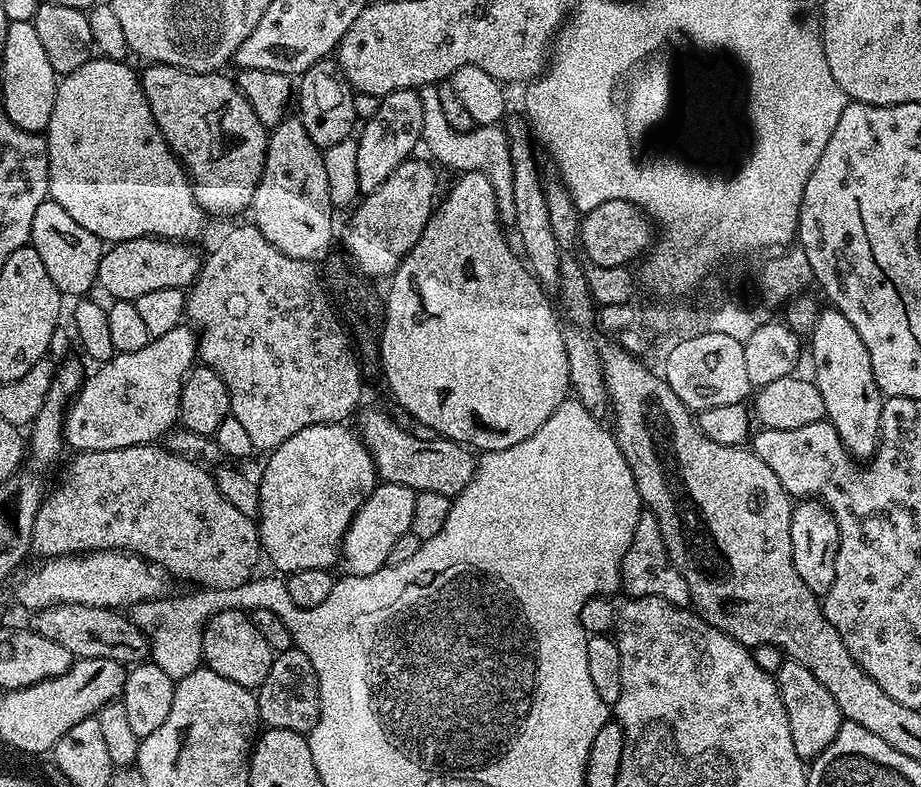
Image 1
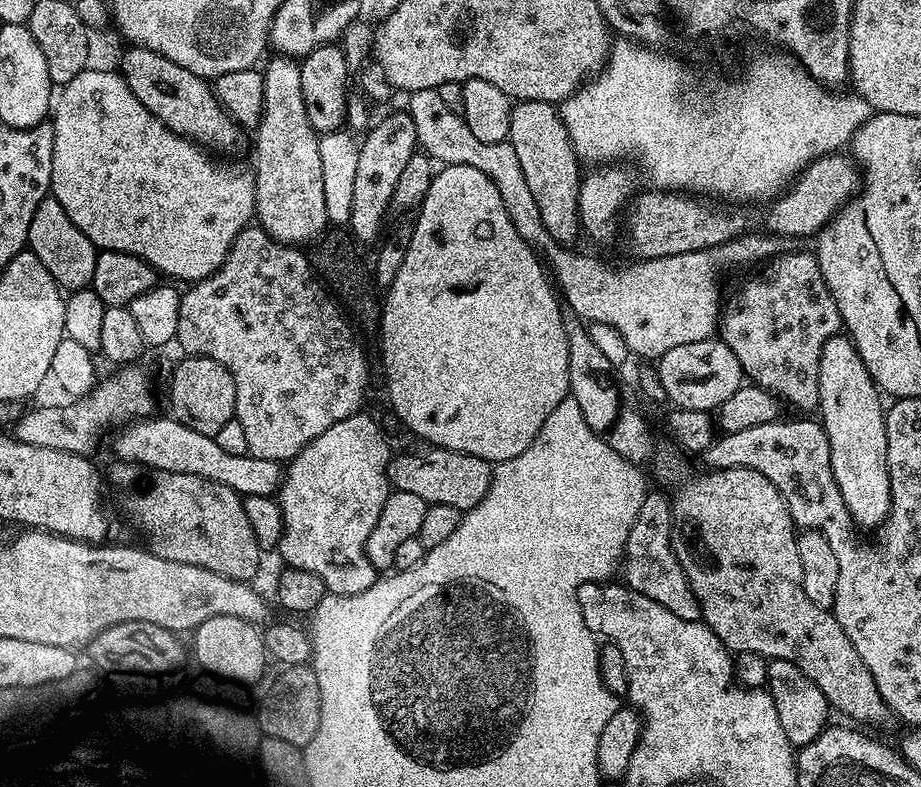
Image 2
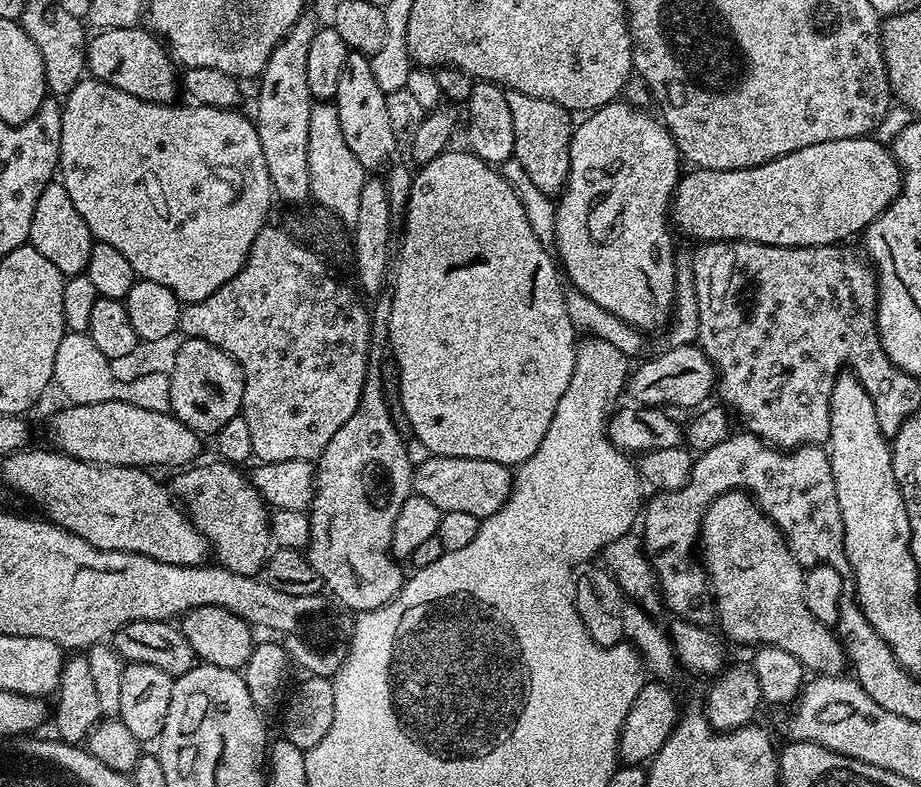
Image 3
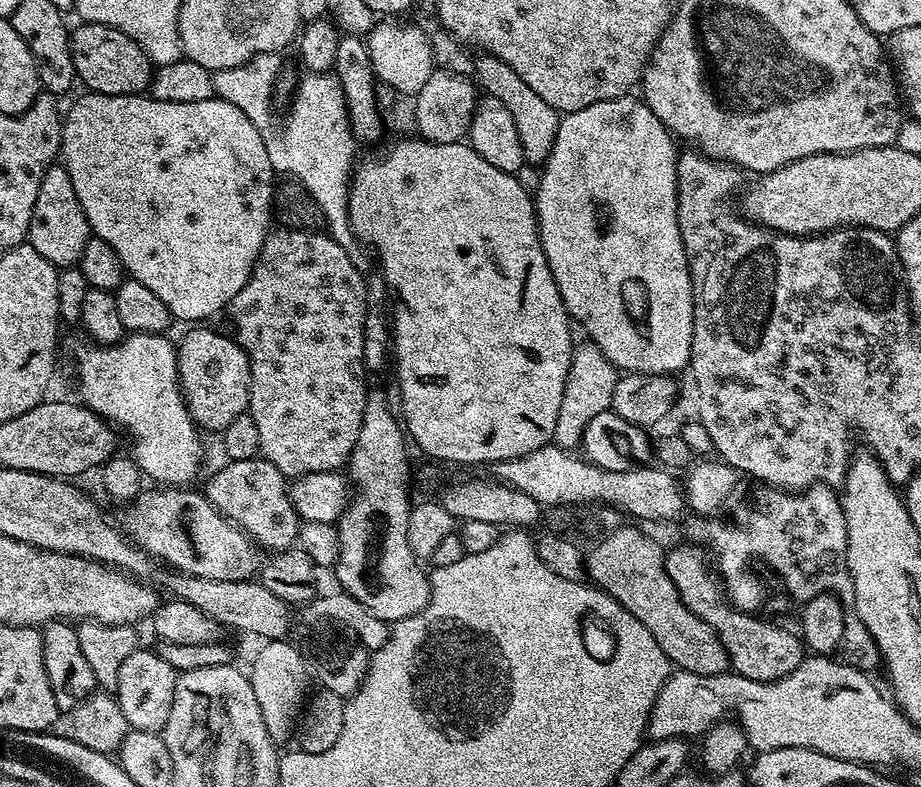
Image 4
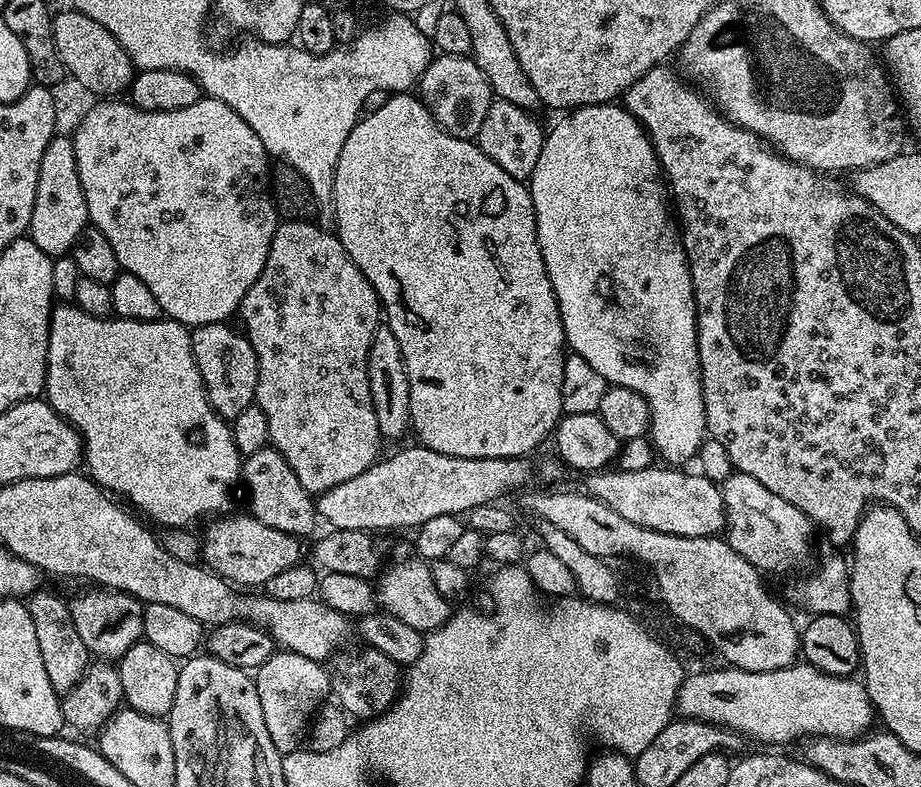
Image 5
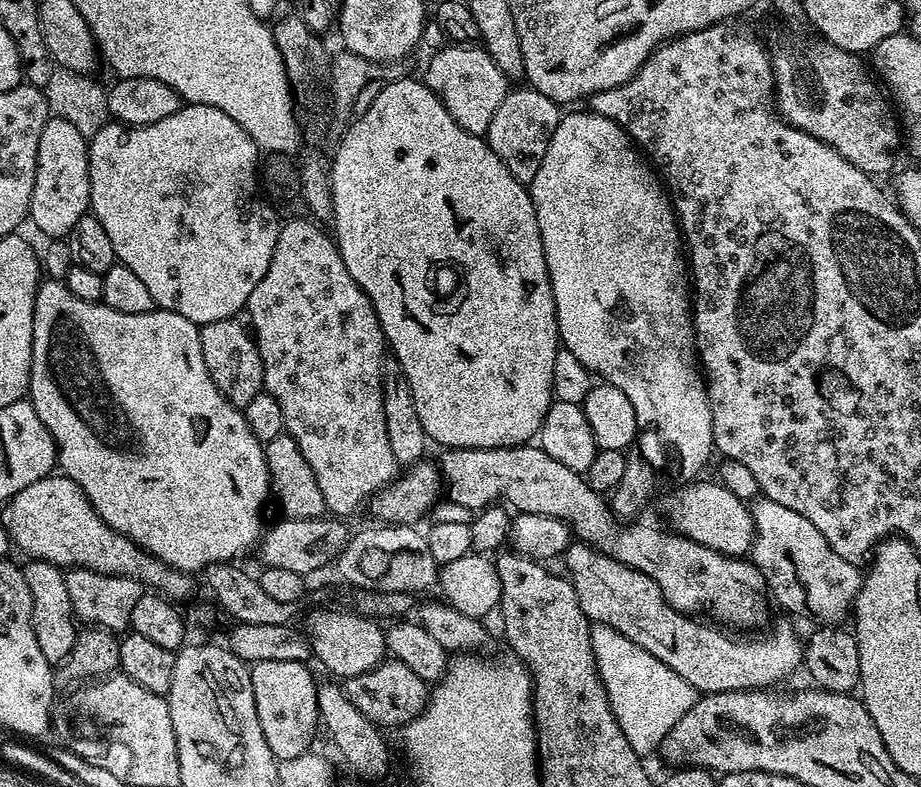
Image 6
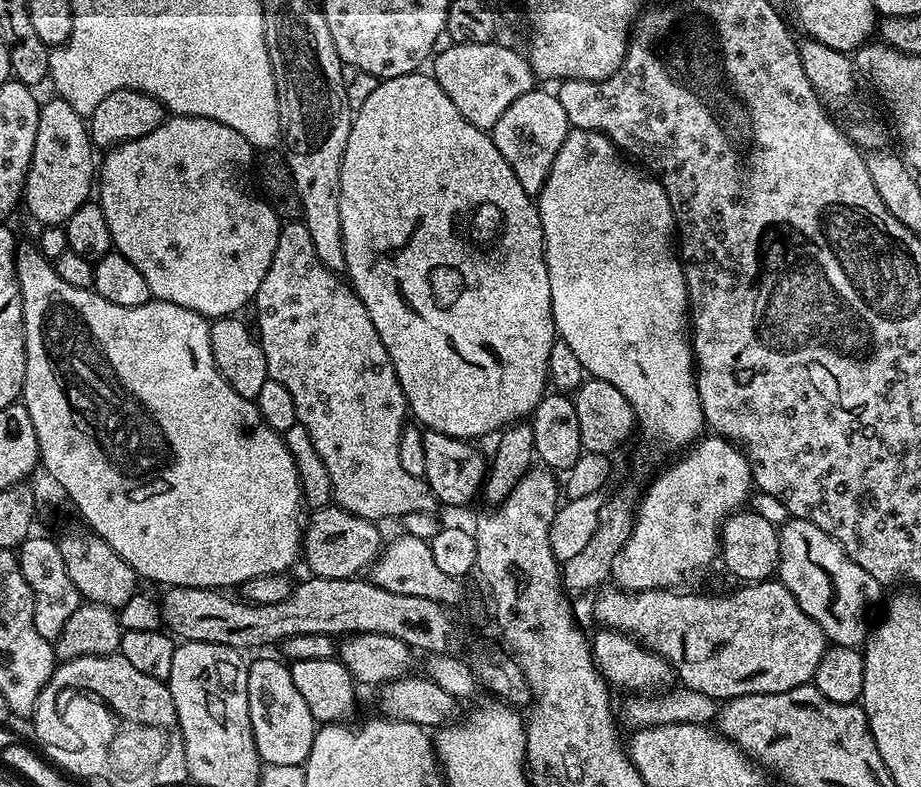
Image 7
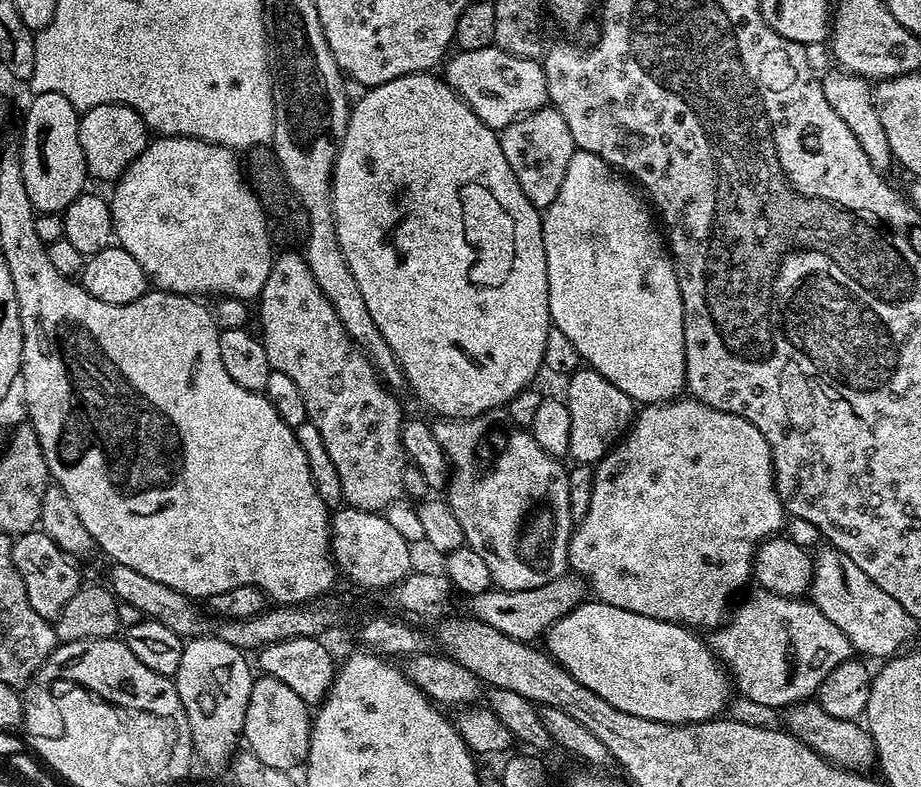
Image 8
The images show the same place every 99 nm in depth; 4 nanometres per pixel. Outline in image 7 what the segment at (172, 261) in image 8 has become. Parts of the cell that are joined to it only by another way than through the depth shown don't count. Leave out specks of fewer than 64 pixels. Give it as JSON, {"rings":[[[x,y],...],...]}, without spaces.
{"rings":[[[169,115],[154,130],[150,130],[150,134],[128,140],[125,144],[117,144],[105,155],[108,157],[105,158],[104,164],[102,160],[98,168],[98,196],[100,192],[98,203],[102,214],[106,214],[106,226],[110,226],[113,249],[122,253],[140,271],[142,278],[146,278],[153,298],[162,302],[174,302],[174,306],[186,306],[186,310],[194,310],[205,318],[236,316],[247,304],[249,307],[255,301],[258,286],[262,286],[262,278],[266,278],[266,270],[270,270],[270,262],[278,246],[282,220],[267,200],[257,193],[256,197],[248,185],[248,172],[250,176],[250,169],[254,164],[252,155],[254,155],[252,143],[242,138],[238,130],[230,130],[230,126],[222,126],[222,122],[214,122],[210,118],[174,115]]]}

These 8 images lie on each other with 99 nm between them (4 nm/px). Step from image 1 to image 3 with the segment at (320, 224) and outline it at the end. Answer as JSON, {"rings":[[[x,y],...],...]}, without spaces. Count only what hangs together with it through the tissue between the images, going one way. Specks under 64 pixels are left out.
{"rings":[[[311,10],[301,12],[292,29],[282,37],[278,46],[274,46],[266,66],[258,77],[260,89],[256,92],[256,116],[254,115],[258,142],[262,142],[262,154],[266,154],[266,170],[270,170],[273,193],[279,199],[281,196],[288,206],[303,205],[312,194],[308,169],[308,139],[310,138],[310,114],[314,101],[310,94],[310,85],[306,83],[306,61],[310,55],[310,38],[314,38],[317,27],[318,21]]]}

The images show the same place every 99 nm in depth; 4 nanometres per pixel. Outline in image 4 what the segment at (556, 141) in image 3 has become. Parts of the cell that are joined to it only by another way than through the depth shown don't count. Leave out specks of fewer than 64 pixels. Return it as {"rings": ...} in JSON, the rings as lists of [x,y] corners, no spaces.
{"rings":[[[484,54],[476,60],[474,80],[487,95],[498,98],[506,110],[510,110],[514,118],[514,126],[518,129],[518,138],[522,141],[522,152],[525,161],[532,166],[543,165],[554,150],[554,140],[558,138],[558,126],[562,119],[561,113],[556,111],[550,102],[545,102],[516,71],[510,70],[506,62]]]}

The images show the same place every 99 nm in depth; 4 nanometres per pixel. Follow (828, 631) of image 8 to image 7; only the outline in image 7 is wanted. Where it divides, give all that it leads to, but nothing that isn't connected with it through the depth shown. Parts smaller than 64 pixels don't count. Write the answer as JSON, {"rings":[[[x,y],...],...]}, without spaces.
{"rings":[[[776,578],[736,586],[740,588],[725,596],[699,596],[692,592],[696,590],[671,588],[625,592],[619,587],[611,587],[605,587],[599,593],[600,600],[592,604],[592,612],[600,626],[639,640],[644,647],[651,648],[667,660],[675,671],[676,668],[680,671],[679,683],[683,687],[706,694],[717,702],[746,694],[782,694],[809,683],[826,651],[826,637],[818,622],[798,606],[794,594],[790,594],[790,590],[786,590],[786,586]]]}

